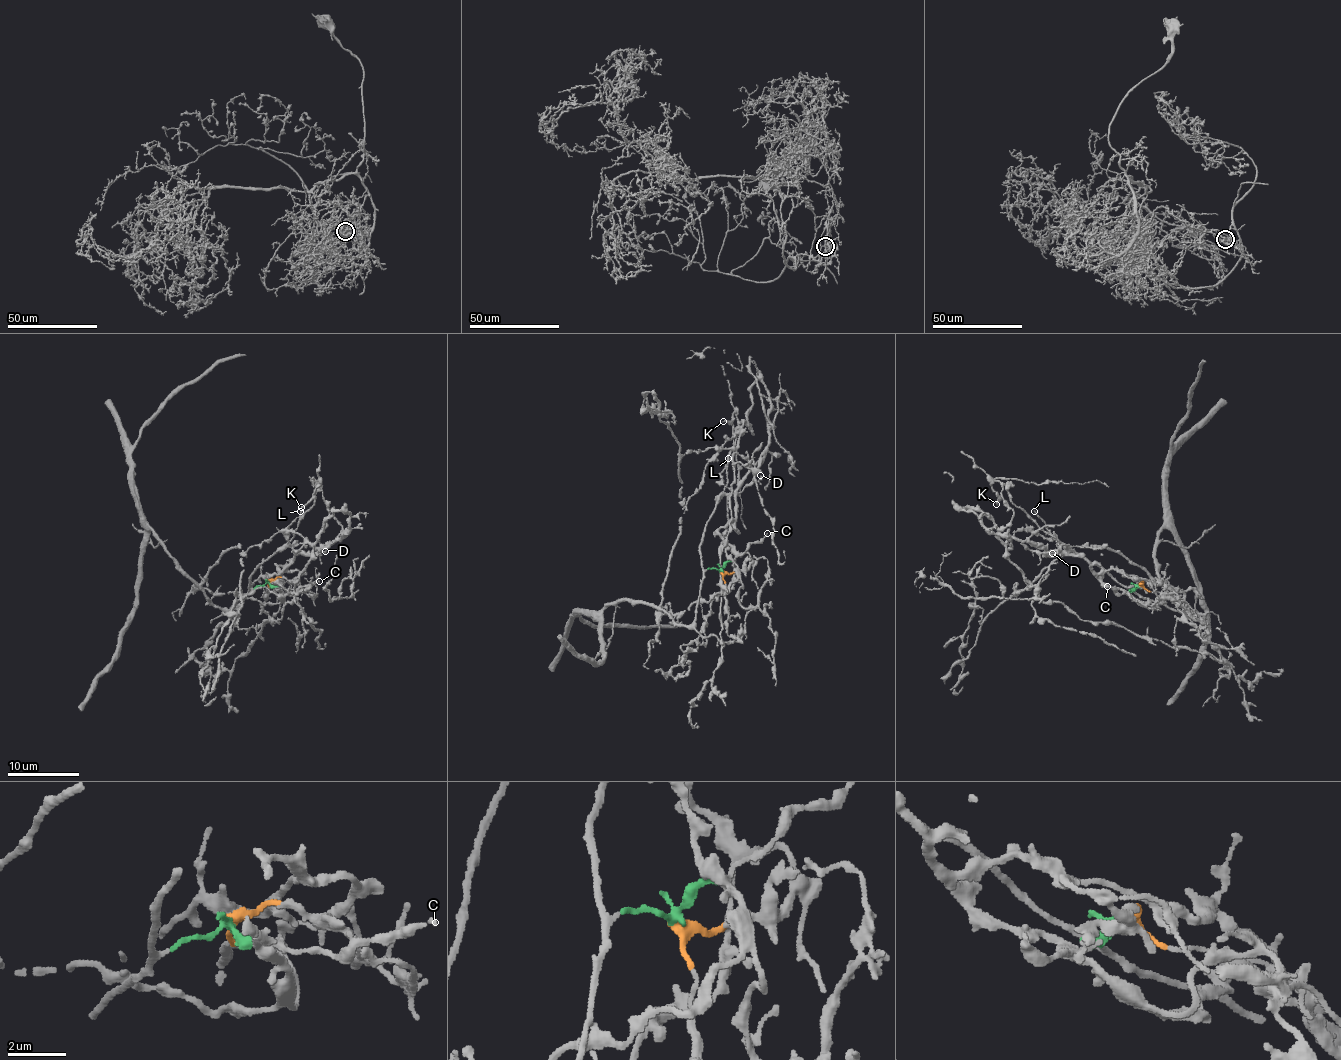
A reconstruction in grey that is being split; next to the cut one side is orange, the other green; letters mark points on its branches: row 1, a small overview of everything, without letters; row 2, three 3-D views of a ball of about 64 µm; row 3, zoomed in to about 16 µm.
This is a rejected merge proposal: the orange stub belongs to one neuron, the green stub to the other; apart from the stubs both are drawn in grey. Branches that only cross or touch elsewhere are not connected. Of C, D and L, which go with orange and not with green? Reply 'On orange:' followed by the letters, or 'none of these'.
On orange: L

